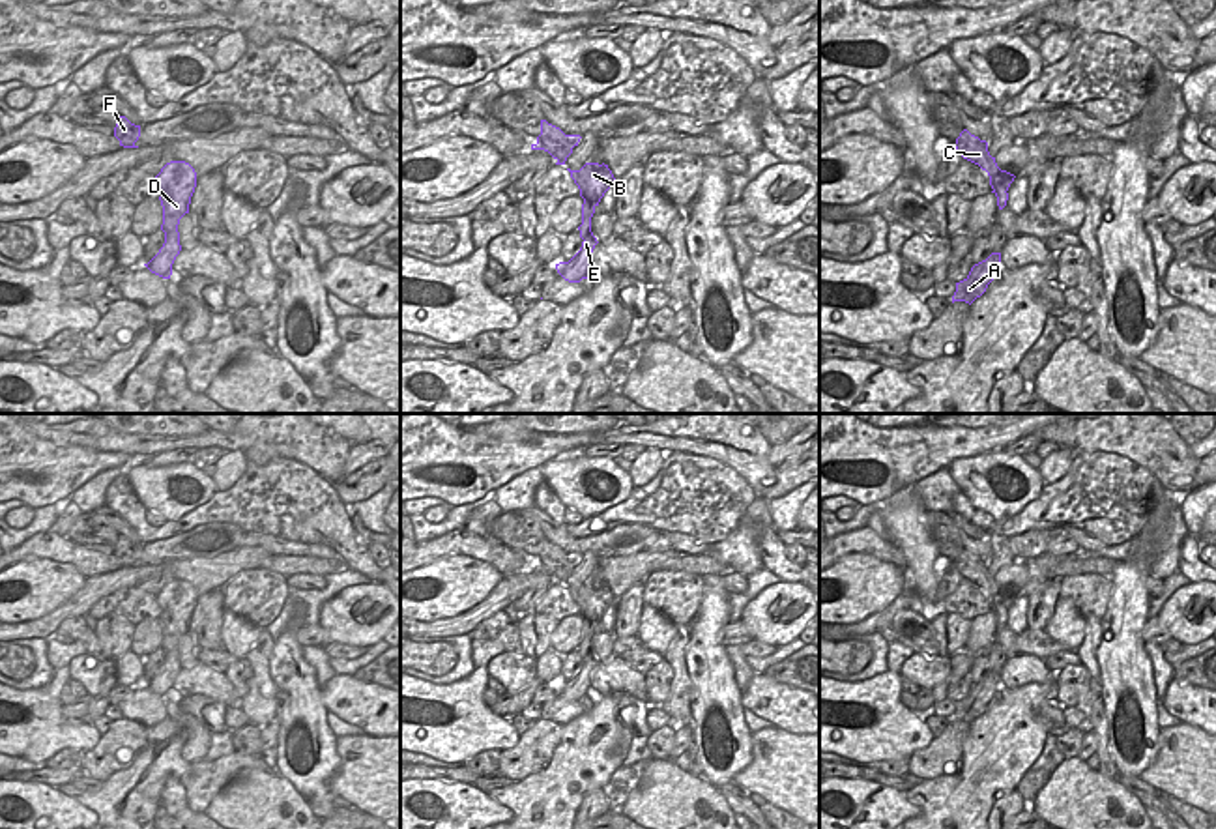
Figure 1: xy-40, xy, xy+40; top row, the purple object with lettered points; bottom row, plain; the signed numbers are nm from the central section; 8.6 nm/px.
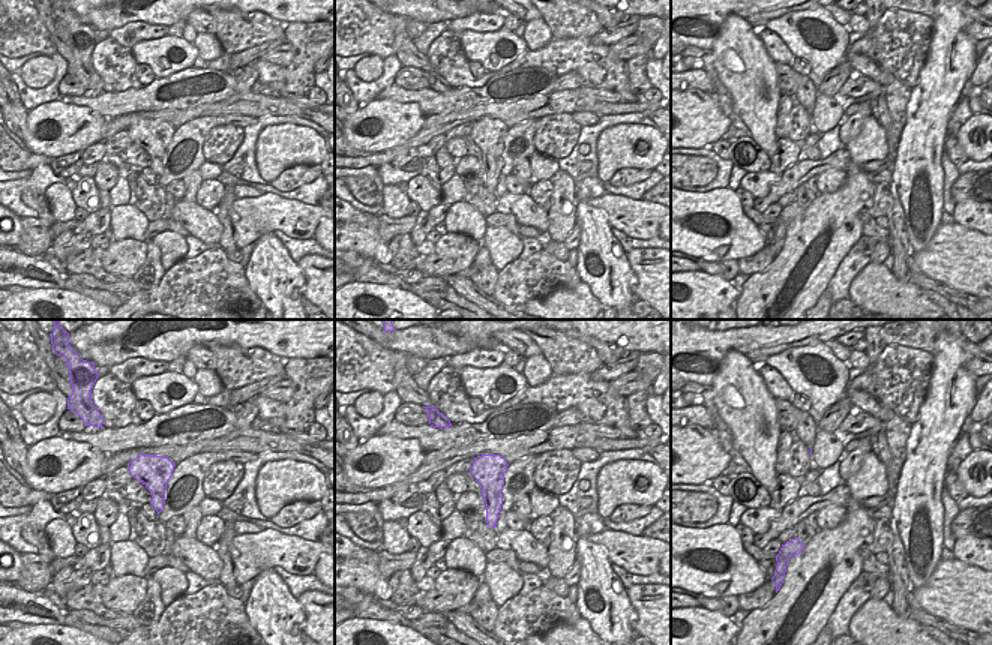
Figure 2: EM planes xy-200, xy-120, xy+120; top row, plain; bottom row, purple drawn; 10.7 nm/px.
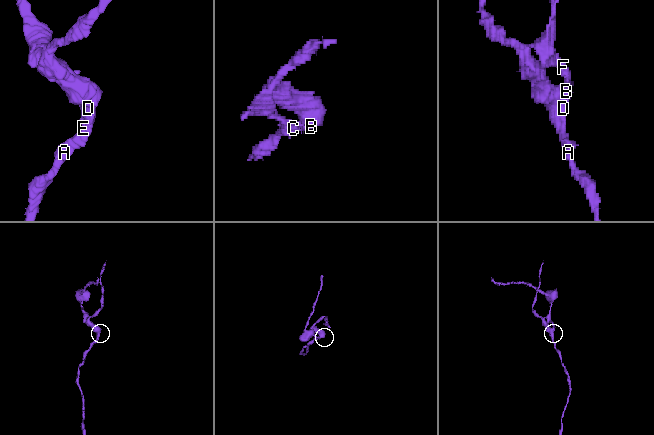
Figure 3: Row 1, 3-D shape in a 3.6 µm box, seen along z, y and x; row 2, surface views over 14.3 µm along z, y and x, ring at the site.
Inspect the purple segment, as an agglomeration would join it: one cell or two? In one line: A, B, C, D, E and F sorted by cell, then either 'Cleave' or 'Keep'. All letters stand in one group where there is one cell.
Groups: A B D E / C F. Cleave

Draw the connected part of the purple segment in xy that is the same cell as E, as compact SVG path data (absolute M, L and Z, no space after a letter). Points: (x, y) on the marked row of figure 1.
M586 163L578 172L578 183L584 189L584 204L582 204L582 225L578 226L582 247L569 260L556 264L557 273L569 283L580 283L582 279L589 279L591 262L589 256L599 243L591 232L591 217L595 208L599 206L604 193L615 183L615 178L608 165Z

